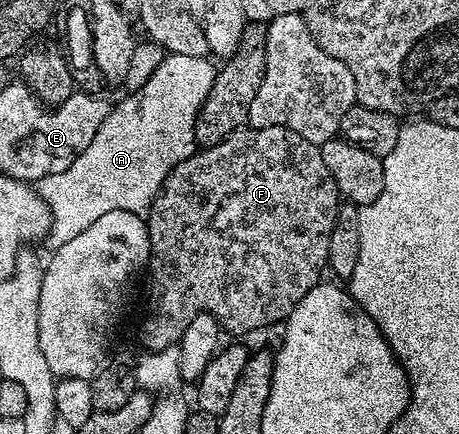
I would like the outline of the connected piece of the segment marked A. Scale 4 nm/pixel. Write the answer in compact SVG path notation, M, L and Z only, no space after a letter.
M169 53L162 56L159 67L143 83L143 87L132 90L118 105L114 104L109 114L103 119L95 139L79 154L65 171L49 173L36 182L35 188L49 208L49 232L43 238L50 250L63 247L70 239L75 239L79 231L87 231L99 215L107 215L107 211L131 211L144 214L152 205L157 193L165 182L166 175L180 161L186 161L195 152L195 123L201 110L201 104L213 86L215 65L208 56L179 55Z

